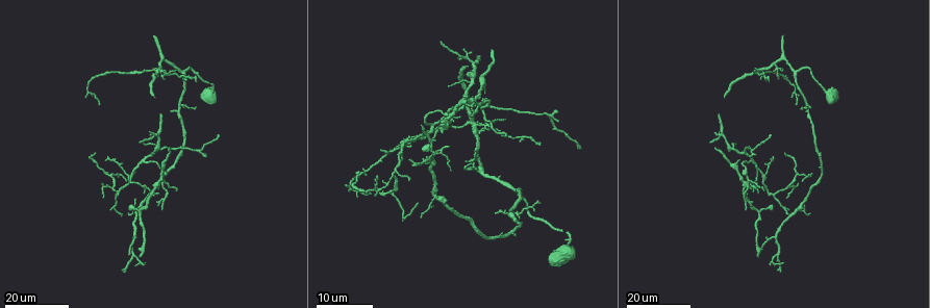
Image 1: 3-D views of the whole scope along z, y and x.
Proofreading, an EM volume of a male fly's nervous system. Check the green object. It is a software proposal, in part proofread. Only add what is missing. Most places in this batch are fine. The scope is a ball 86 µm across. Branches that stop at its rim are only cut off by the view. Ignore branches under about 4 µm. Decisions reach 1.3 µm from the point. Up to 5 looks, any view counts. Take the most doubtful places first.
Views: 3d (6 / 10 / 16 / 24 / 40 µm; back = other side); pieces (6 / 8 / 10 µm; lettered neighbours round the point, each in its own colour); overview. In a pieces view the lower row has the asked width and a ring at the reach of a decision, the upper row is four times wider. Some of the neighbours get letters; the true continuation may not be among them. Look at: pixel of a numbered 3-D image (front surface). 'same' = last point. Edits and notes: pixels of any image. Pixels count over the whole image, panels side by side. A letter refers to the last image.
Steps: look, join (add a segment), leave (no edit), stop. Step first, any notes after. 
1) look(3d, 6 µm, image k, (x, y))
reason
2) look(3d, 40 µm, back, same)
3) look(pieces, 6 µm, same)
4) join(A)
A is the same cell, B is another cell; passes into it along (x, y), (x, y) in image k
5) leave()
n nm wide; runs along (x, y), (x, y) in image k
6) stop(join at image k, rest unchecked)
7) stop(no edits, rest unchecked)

look(3d, 24 µm, image 1, (505, 133))

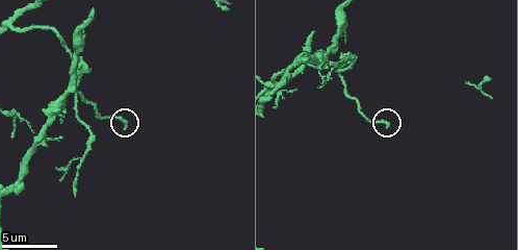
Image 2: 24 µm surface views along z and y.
look(pieces, 10 µm, image 2, (124, 129))
what lies round it

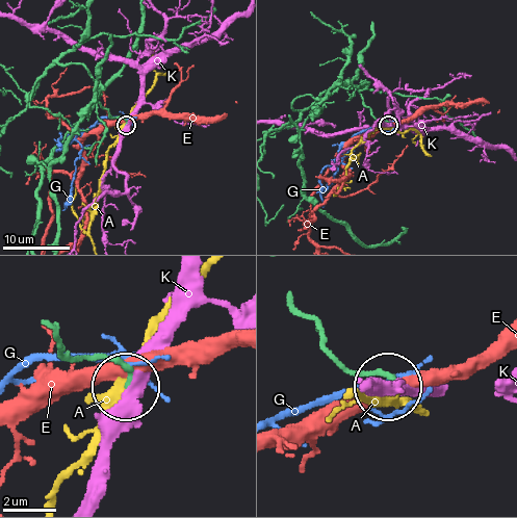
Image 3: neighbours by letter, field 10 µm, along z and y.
leave()
A, E, G and K are other cells; runs along (58, 158), (78, 123), (98, 103), (126, 124) in image 3; none of them fits

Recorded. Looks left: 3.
look(3d, 10 µm, image 2, (75, 193))
branch stops here

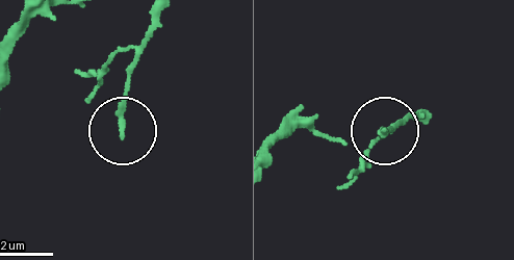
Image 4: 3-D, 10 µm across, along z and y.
look(pieces, 6 µm, image 4, (122, 135))

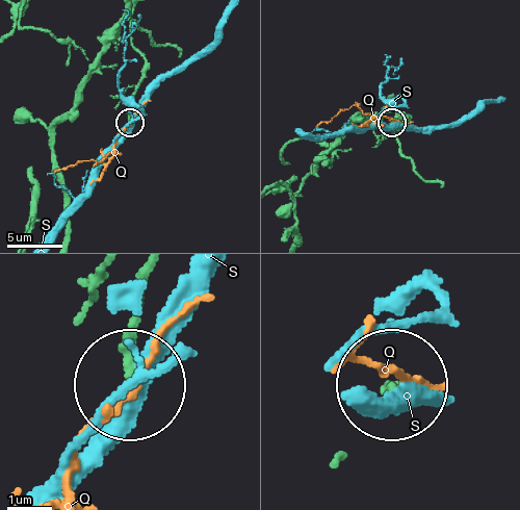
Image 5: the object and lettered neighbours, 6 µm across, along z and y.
leave()
170 nm wide; Q and S are other cells; no lettered segment goes on from it

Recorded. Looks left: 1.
stop(no edits, rest unchecked)

